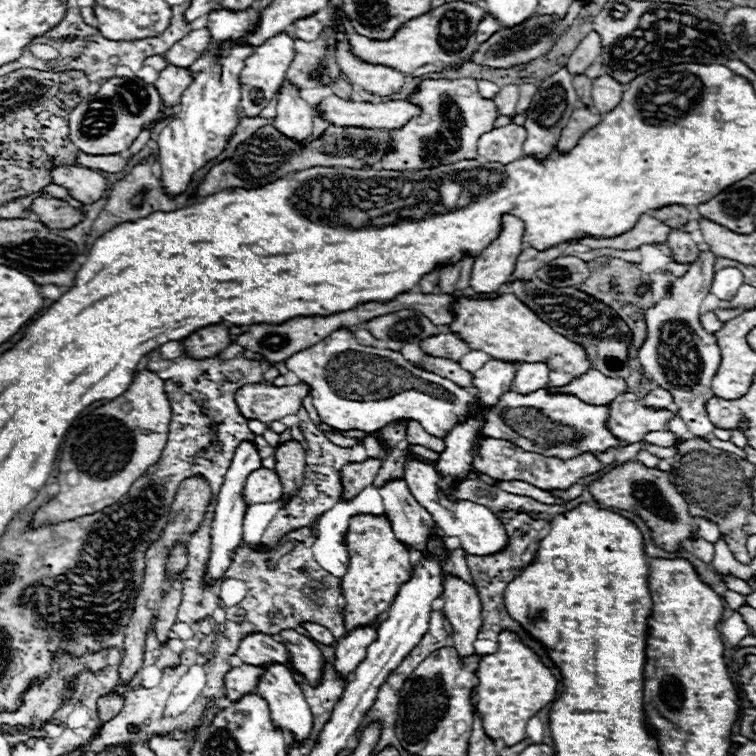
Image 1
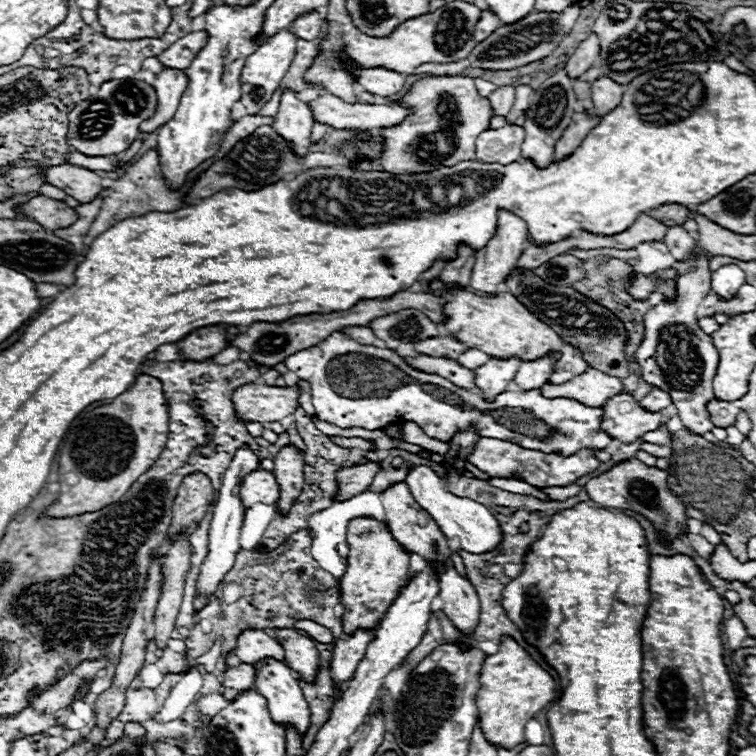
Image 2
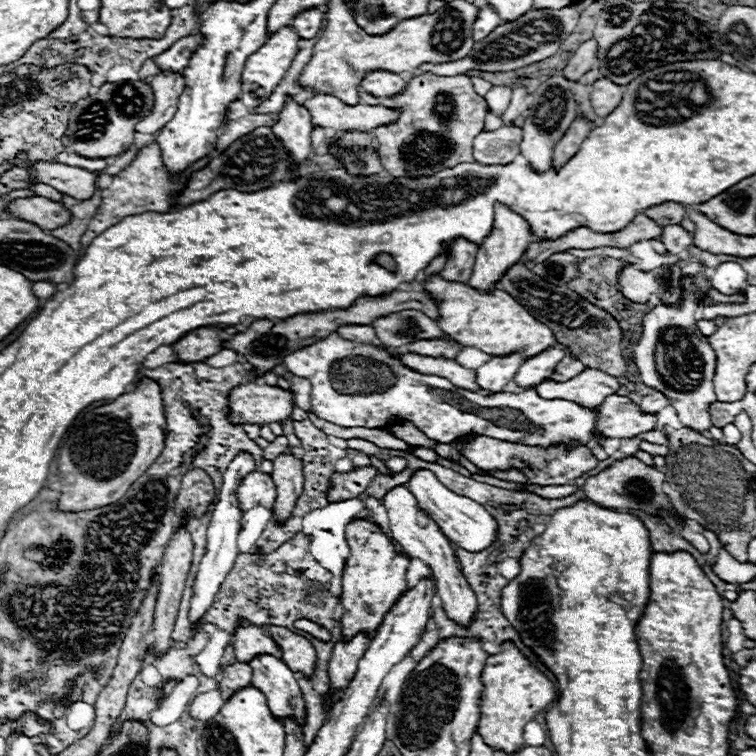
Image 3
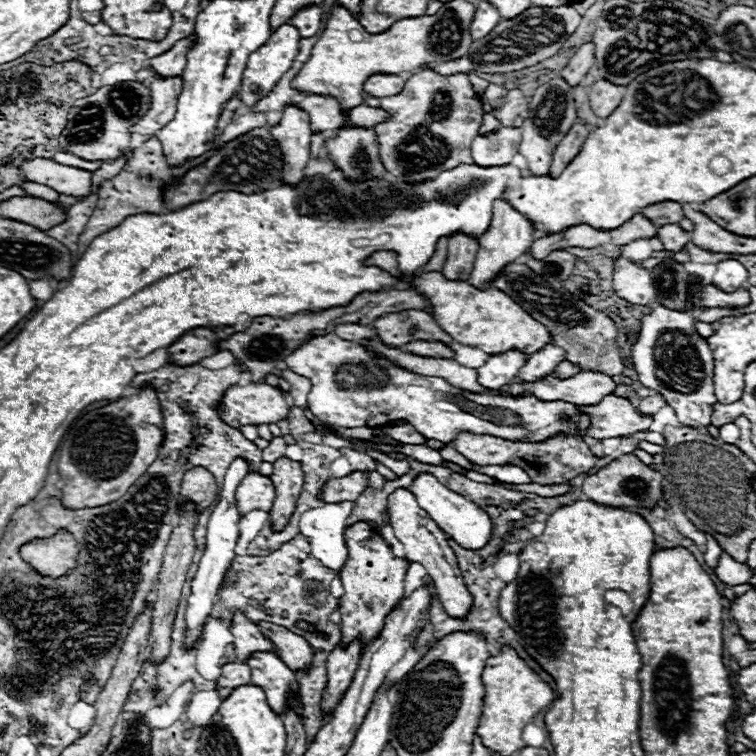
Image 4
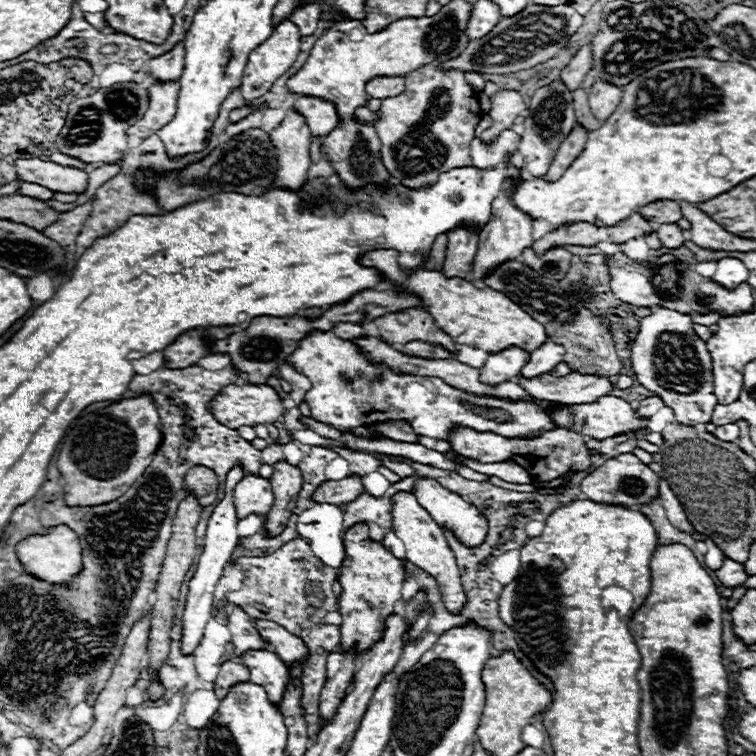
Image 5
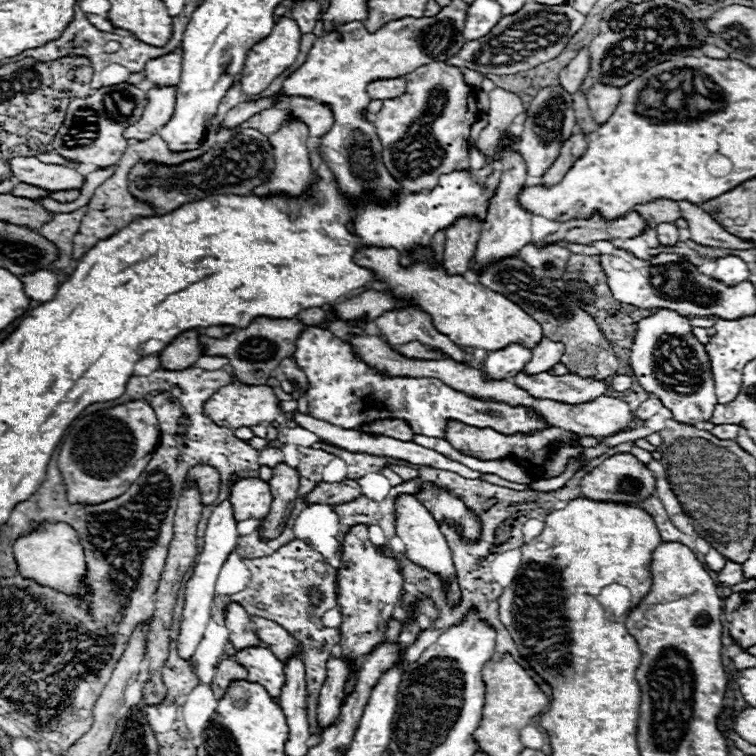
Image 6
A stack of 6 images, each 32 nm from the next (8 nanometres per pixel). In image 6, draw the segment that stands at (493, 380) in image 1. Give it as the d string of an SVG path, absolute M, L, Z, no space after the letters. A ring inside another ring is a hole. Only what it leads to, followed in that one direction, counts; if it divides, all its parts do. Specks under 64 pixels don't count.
M510 344L498 352L490 352L490 356L484 362L484 376L490 380L508 380L514 374L518 374L526 362L530 362L532 352L518 346L518 344Z

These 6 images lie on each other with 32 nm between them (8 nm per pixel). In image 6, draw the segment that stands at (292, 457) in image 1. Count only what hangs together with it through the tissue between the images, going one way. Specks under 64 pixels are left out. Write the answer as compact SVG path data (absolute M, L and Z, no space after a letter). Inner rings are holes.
M284 462L274 466L274 476L270 478L272 506L260 526L262 538L276 538L284 530L294 510L294 502L298 498L298 488L300 488L298 482L300 482L300 476L296 468L290 468Z

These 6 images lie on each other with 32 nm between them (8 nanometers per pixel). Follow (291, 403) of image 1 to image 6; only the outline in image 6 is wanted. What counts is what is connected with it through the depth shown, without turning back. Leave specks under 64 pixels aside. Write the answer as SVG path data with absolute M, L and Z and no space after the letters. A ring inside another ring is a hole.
M228 384L206 404L206 414L220 426L236 430L240 426L272 424L282 416L282 406L274 390L266 384Z

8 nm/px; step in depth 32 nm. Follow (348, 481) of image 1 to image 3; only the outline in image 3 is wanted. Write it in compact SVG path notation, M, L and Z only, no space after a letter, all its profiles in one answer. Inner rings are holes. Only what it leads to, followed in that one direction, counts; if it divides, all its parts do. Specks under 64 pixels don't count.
M364 466L364 468L354 468L350 472L334 474L334 486L328 494L330 502L334 500L350 500L360 496L372 482L372 478L378 474L374 466Z

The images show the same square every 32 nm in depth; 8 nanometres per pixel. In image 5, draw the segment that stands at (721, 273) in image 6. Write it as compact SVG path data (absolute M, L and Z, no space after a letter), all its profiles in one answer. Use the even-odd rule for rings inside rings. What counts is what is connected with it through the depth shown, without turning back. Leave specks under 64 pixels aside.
M724 258L724 260L718 260L718 268L716 268L716 274L712 276L712 280L716 284L724 286L726 290L734 290L736 286L740 286L748 280L748 270L738 258Z

